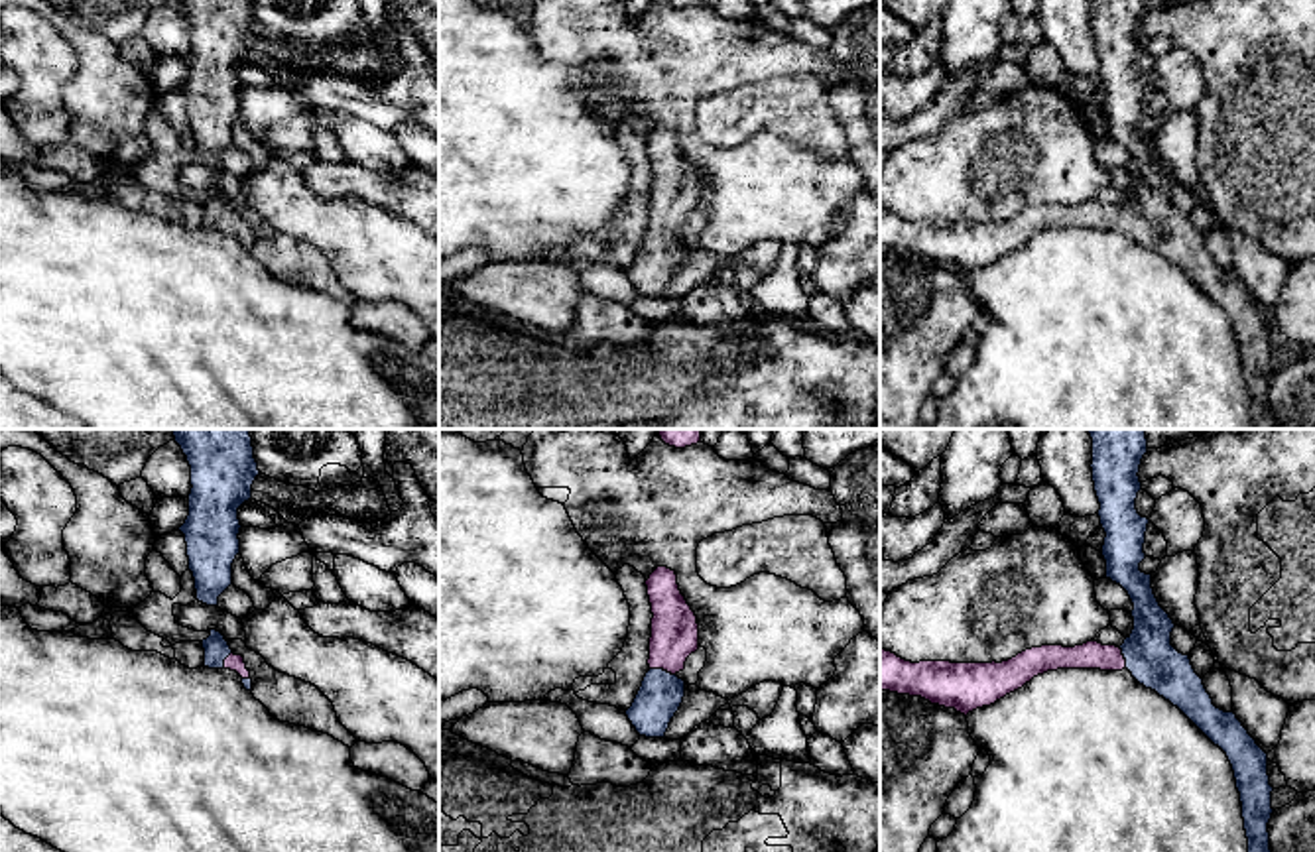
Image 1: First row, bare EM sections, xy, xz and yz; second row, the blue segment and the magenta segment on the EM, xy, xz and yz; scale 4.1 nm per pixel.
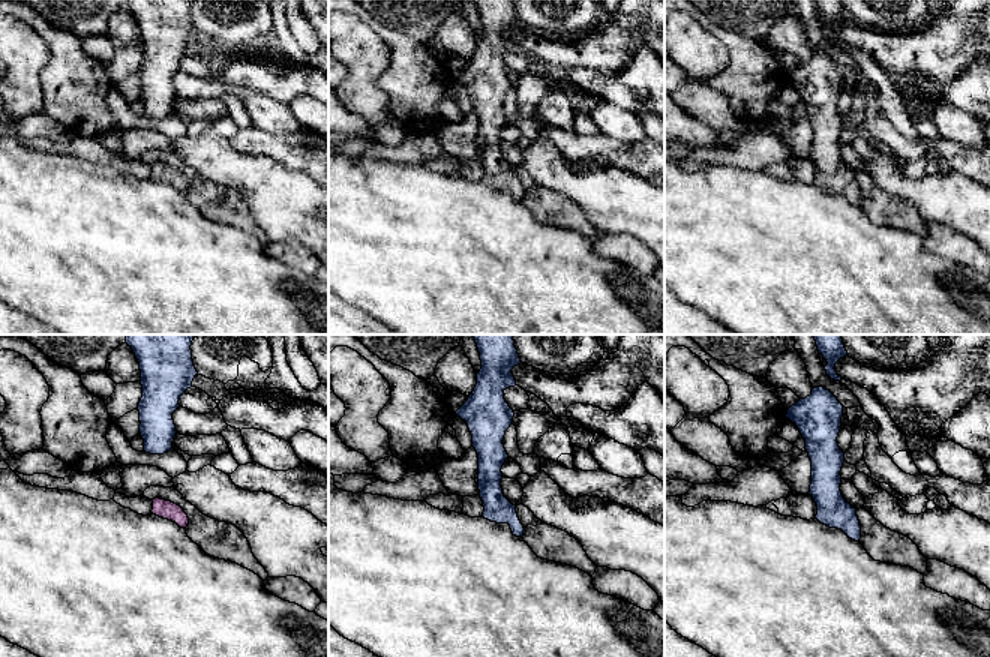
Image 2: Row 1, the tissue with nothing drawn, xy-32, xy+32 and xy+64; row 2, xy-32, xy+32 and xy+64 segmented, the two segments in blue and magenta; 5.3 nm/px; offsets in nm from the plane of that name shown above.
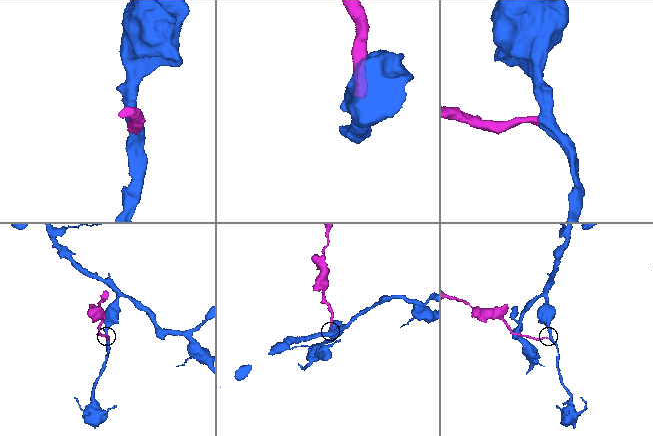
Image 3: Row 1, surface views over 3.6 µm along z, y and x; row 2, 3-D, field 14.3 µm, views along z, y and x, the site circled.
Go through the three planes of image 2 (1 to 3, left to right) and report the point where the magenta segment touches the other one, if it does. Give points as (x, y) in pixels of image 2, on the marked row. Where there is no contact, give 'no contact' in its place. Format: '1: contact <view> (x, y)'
1: no contact
2: no contact
3: no contact

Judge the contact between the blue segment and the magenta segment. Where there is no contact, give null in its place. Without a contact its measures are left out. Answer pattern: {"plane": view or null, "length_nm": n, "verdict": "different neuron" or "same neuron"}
{"plane": "xz", "length_nm": 110, "verdict": "same neuron"}

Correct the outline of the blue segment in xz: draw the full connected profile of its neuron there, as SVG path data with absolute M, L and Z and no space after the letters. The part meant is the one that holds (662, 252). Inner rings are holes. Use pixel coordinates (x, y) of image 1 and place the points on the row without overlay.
M658 126L646 146L654 173L650 230L626 275L640 295L665 297L685 256L685 240L677 232L685 228L687 216L699 209L699 183L679 150L675 130Z

